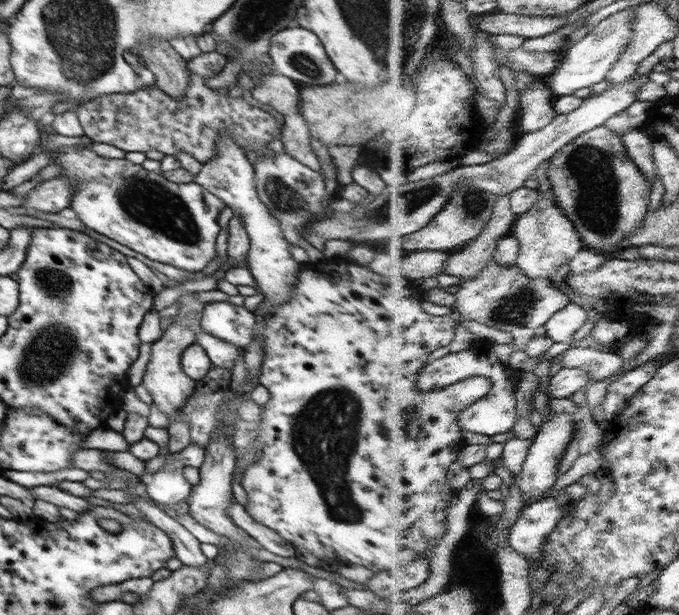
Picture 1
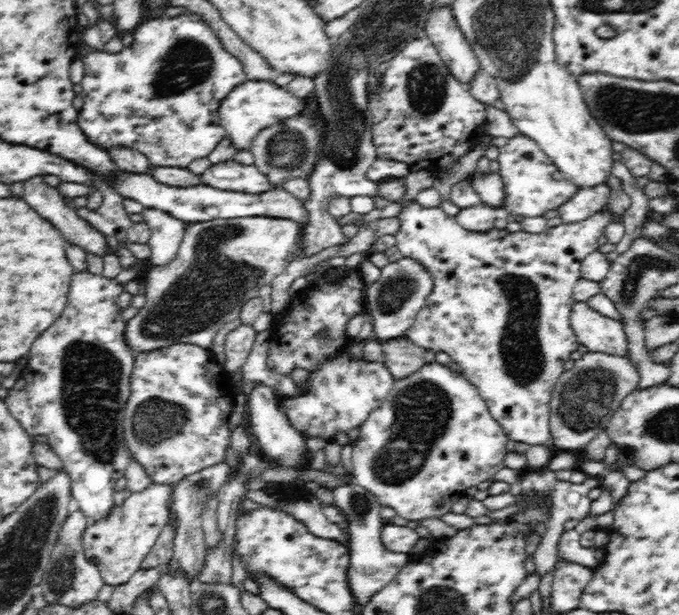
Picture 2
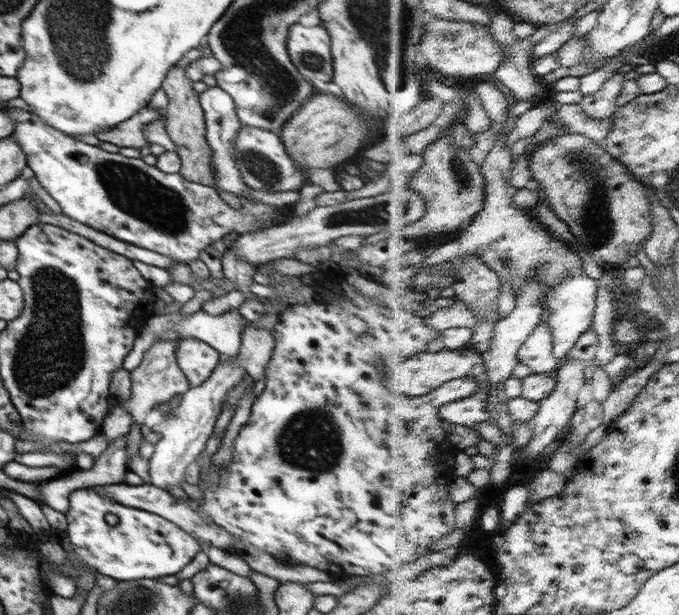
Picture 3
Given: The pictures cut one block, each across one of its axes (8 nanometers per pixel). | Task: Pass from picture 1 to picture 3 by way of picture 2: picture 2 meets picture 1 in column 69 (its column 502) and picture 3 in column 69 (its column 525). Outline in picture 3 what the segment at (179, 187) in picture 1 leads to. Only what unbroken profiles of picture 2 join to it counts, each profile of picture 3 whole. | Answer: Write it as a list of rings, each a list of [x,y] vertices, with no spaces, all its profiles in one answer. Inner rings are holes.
[[[2,106],[2,109],[8,111],[8,115],[14,117],[16,121],[12,137],[26,153],[27,166],[34,171],[38,184],[60,205],[64,215],[93,230],[188,264],[190,260],[198,260],[202,250],[207,246],[232,232],[243,235],[252,233],[253,230],[262,231],[264,226],[268,228],[267,223],[256,221],[244,213],[239,205],[219,193],[214,186],[190,182],[182,178],[179,172],[174,174],[162,172],[156,166],[144,163],[142,158],[128,158],[124,154],[110,153],[99,146],[87,144],[50,126],[35,112],[9,106]]]

